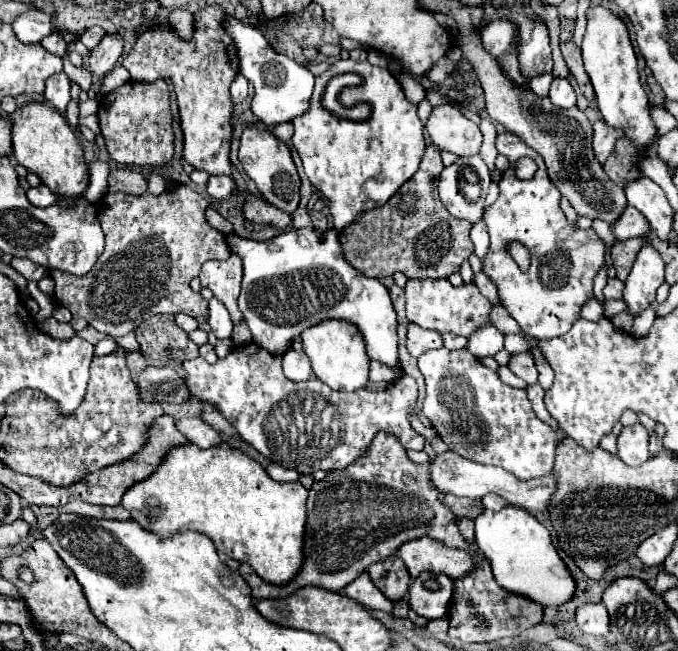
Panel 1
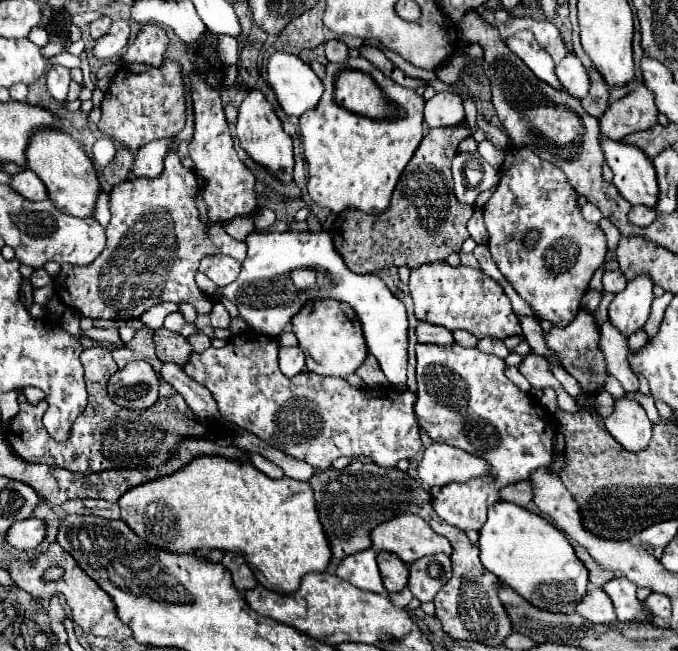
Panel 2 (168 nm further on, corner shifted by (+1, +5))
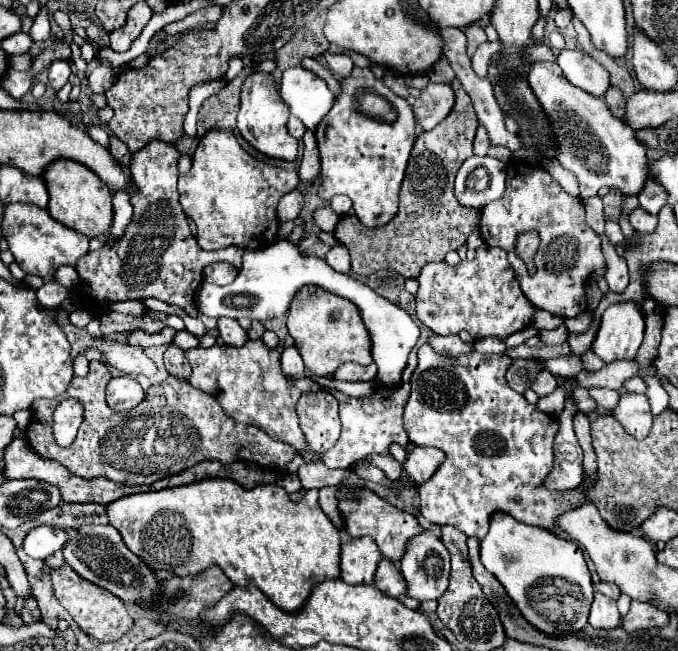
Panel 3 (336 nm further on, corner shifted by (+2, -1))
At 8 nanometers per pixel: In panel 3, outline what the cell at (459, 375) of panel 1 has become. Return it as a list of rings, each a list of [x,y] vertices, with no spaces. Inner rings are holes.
[[[424,343],[420,349],[418,349],[418,367],[416,371],[412,373],[410,377],[410,385],[412,385],[412,391],[410,391],[410,397],[406,401],[406,407],[404,407],[404,429],[410,437],[410,443],[414,445],[432,445],[432,447],[438,447],[440,451],[444,451],[444,465],[440,465],[436,469],[436,475],[432,475],[432,479],[428,479],[428,483],[422,483],[418,485],[418,495],[420,495],[420,511],[422,511],[422,517],[426,517],[430,523],[438,523],[438,525],[452,525],[456,527],[458,531],[466,533],[468,537],[476,537],[476,539],[484,539],[484,535],[488,533],[488,523],[490,523],[490,517],[492,513],[496,511],[502,511],[502,513],[508,513],[512,515],[514,519],[522,521],[522,523],[528,523],[528,525],[538,525],[538,527],[544,527],[548,531],[554,531],[558,527],[558,517],[566,511],[570,511],[572,507],[578,507],[582,505],[586,499],[584,491],[578,489],[578,491],[572,491],[572,501],[558,501],[558,493],[556,491],[550,491],[544,487],[544,479],[546,475],[552,471],[554,467],[554,437],[558,433],[558,419],[540,411],[536,405],[530,405],[524,395],[516,393],[514,389],[510,389],[510,385],[506,383],[506,369],[508,365],[512,363],[512,359],[508,355],[480,355],[480,353],[470,353],[470,355],[460,355],[460,357],[446,357],[446,355],[440,355],[436,353],[428,343]]]

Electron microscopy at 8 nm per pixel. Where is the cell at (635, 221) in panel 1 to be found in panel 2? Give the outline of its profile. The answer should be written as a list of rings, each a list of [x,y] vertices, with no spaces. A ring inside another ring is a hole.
[[[643,205],[631,207],[631,211],[629,211],[629,221],[633,225],[637,225],[637,227],[649,227],[655,221],[655,217],[657,217],[657,211],[655,209],[647,209]]]

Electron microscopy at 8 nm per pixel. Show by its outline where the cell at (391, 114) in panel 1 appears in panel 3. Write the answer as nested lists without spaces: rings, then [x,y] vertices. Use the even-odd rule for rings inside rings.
[[[354,69],[348,79],[342,79],[342,93],[336,97],[326,117],[316,129],[316,141],[320,149],[322,163],[322,185],[318,195],[322,199],[332,199],[334,195],[348,195],[352,199],[352,209],[356,217],[366,227],[386,225],[398,211],[398,193],[404,179],[406,163],[414,145],[414,113],[406,99],[392,93],[384,81],[378,81],[370,69]],[[382,89],[382,97],[394,107],[396,121],[382,123],[374,121],[362,111],[358,111],[356,99],[362,91]]]

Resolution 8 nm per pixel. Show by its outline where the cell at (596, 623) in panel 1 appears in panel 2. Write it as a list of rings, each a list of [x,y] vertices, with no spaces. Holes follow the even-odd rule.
[[[601,589],[587,593],[587,595],[581,599],[581,603],[577,605],[577,613],[579,613],[581,617],[585,617],[587,621],[591,621],[591,623],[611,625],[611,623],[615,621],[613,605],[611,605],[607,593],[601,591]]]

